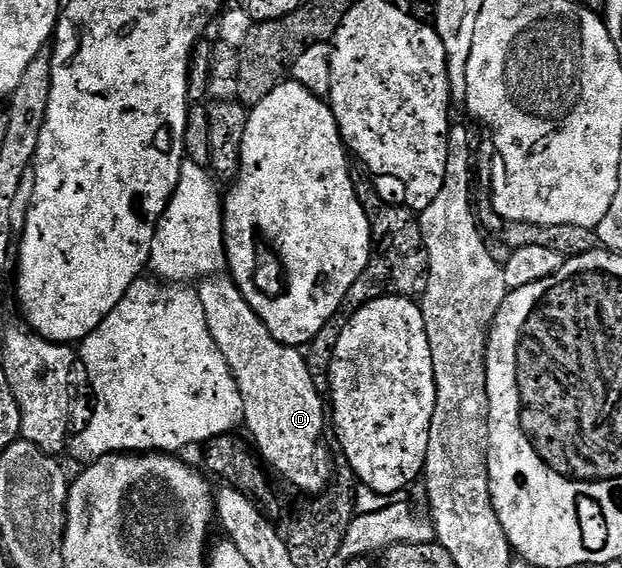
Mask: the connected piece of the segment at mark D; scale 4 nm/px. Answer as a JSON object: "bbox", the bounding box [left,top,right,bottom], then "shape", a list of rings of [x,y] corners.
{"bbox":[201,276,333,495],"shape":[[[232,276],[202,278],[201,302],[209,330],[223,351],[229,369],[245,398],[247,421],[257,428],[261,445],[277,460],[277,469],[297,489],[308,495],[320,495],[330,488],[333,461],[329,458],[329,441],[325,438],[327,401],[317,390],[317,381],[305,362],[300,348],[284,345],[272,334],[263,319],[247,303]]]}

